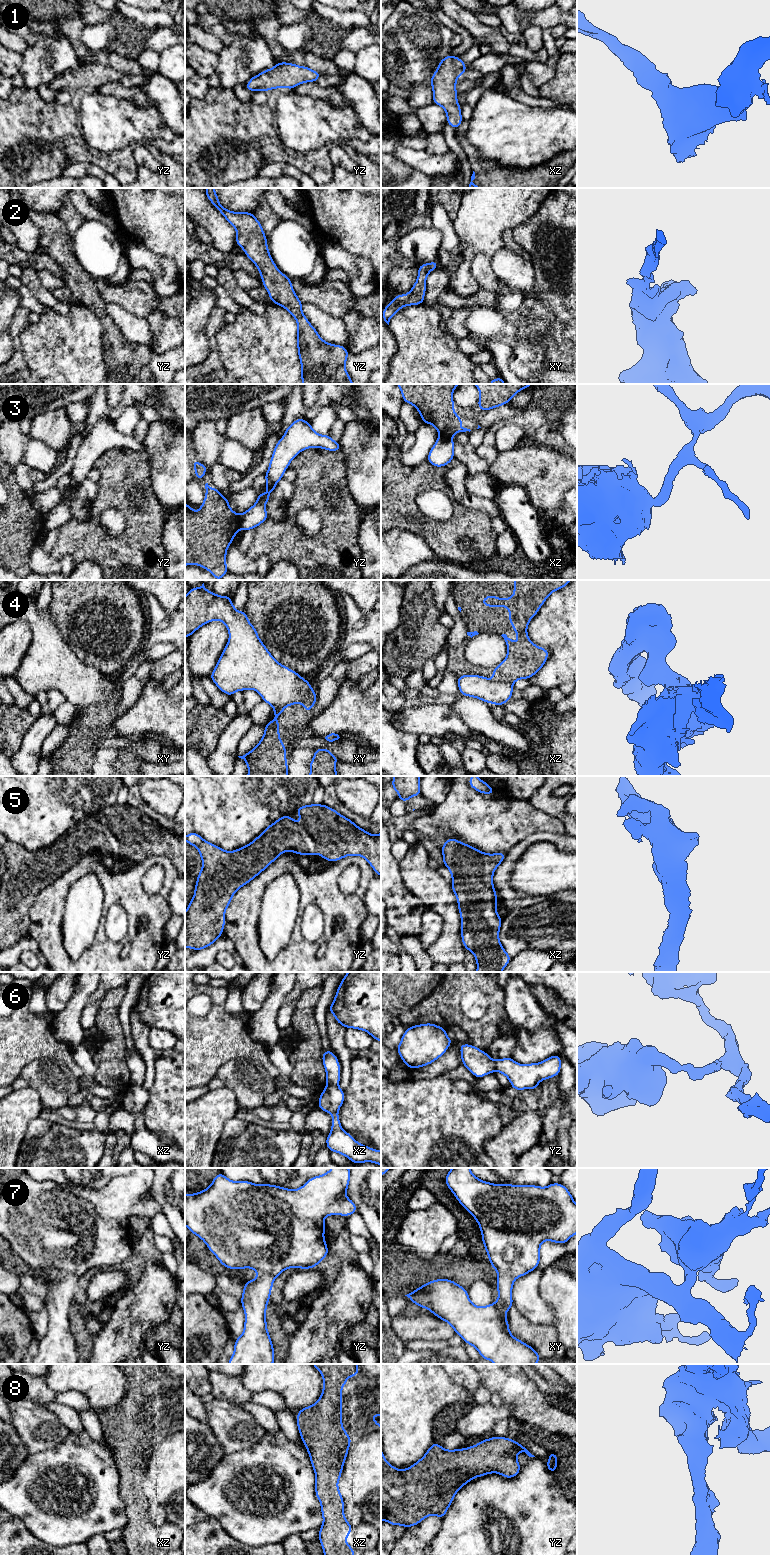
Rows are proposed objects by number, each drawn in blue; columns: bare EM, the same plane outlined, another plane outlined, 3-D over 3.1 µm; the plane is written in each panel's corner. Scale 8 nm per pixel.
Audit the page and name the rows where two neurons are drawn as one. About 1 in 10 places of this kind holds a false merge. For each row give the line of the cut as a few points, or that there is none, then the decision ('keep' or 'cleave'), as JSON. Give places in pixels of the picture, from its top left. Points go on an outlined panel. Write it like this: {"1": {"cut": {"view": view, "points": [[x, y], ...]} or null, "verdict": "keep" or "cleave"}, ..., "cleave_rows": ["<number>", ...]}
{"1": {"cut": null, "verdict": "keep"}, "2": {"cut": null, "verdict": "keep"}, "3": {"cut": {"view": "yz", "points": [[240, 515], [239, 527]]}, "verdict": "cleave"}, "4": {"cut": {"view": "xz", "points": [[494, 680], [512, 684]]}, "verdict": "cleave"}, "5": {"cut": null, "verdict": "keep"}, "6": {"cut": {"view": "xz", "points": [[327, 1084], [337, 1086]]}, "verdict": "cleave"}, "7": {"cut": null, "verdict": "keep"}, "8": {"cut": null, "verdict": "keep"}, "cleave_rows": ["3", "4", "6"]}

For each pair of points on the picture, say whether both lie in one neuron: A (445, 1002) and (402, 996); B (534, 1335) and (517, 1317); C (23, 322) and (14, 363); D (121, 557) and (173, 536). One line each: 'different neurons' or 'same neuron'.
A: different neurons
B: same neuron
C: same neuron
D: different neurons

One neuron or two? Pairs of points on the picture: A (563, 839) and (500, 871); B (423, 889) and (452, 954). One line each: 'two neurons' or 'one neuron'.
A: one neuron
B: one neuron

